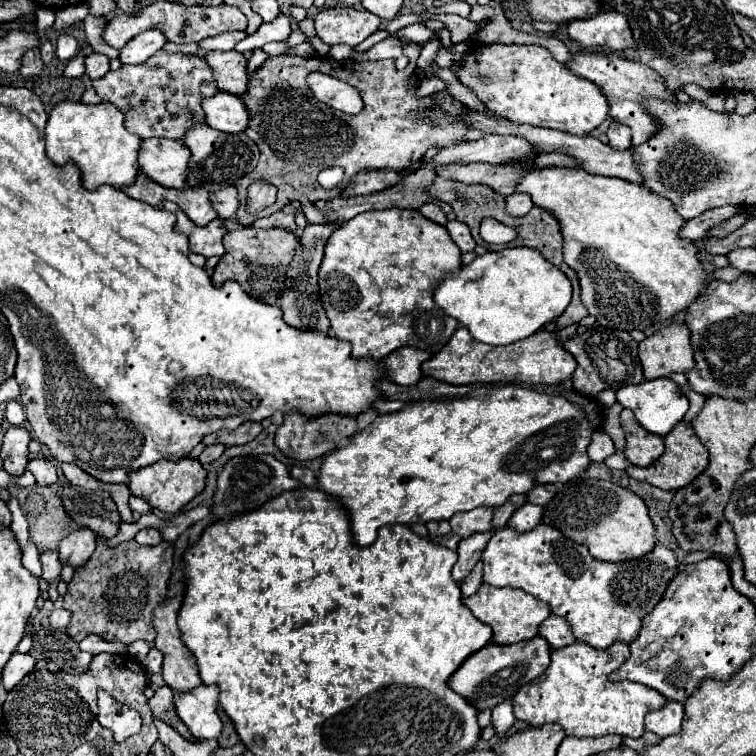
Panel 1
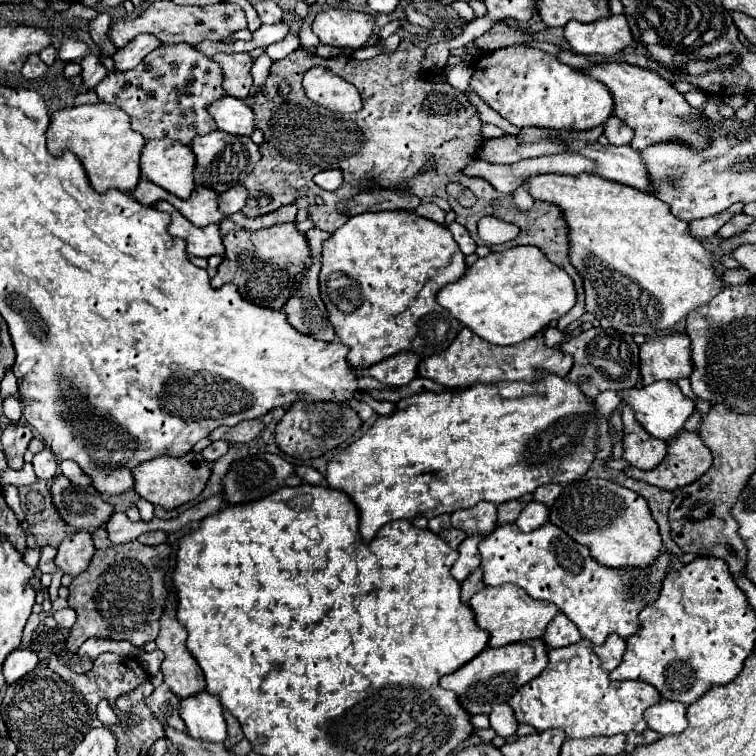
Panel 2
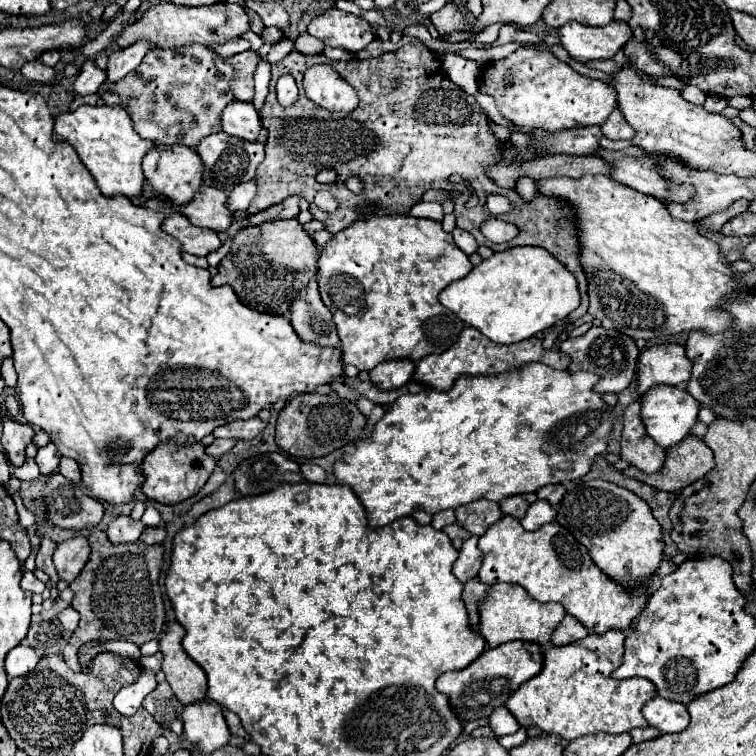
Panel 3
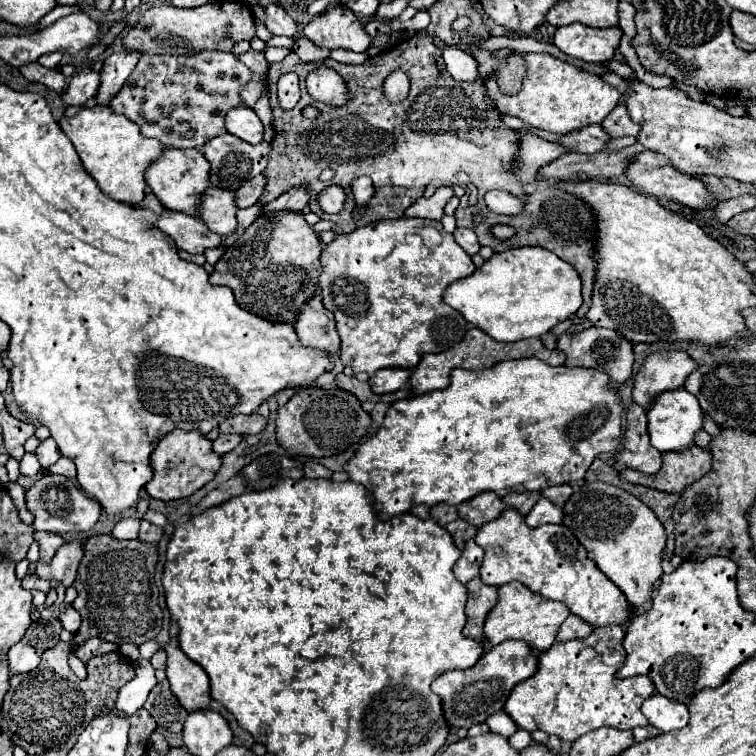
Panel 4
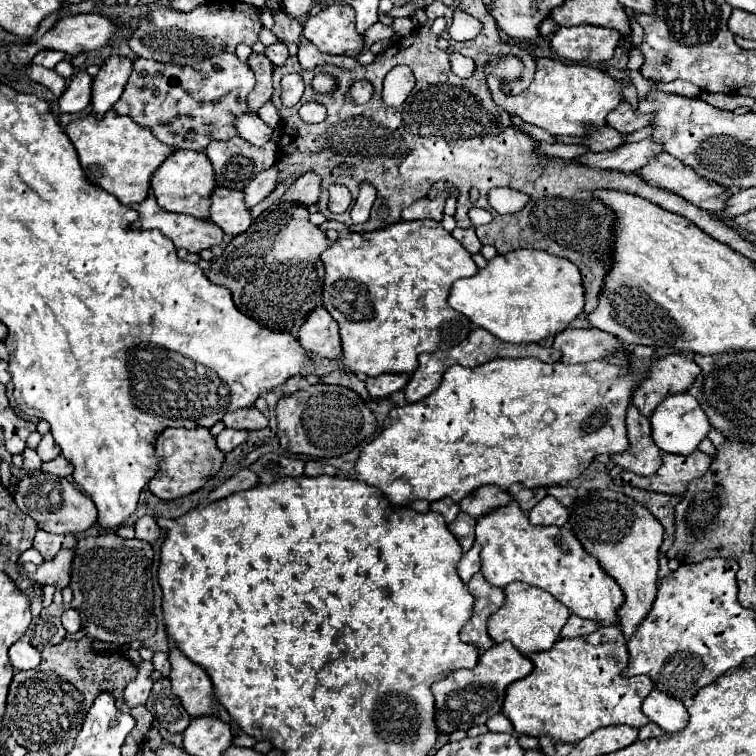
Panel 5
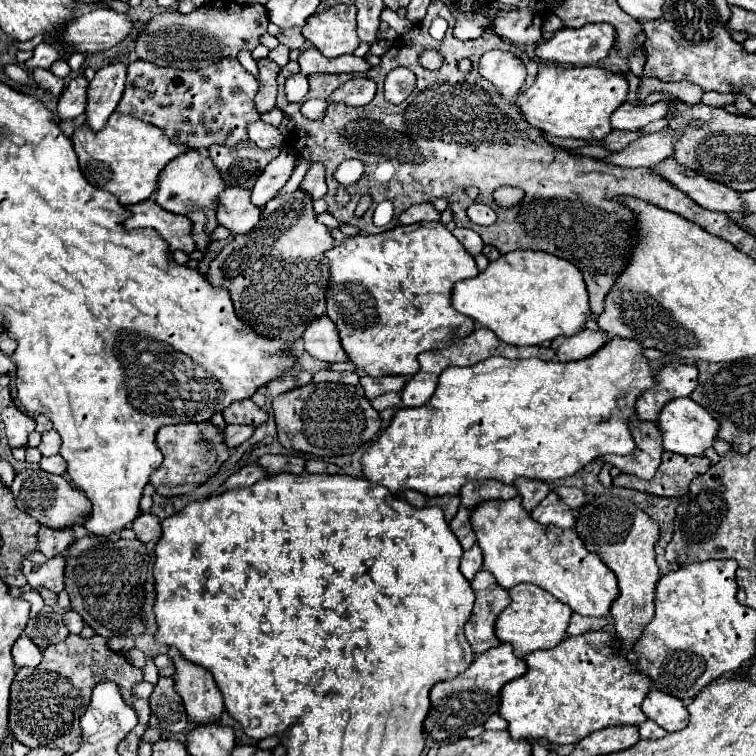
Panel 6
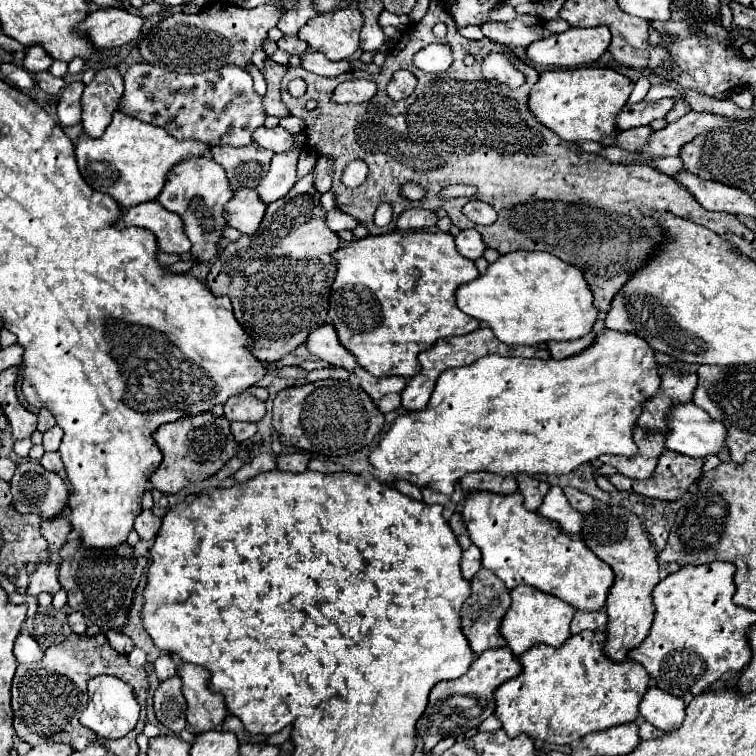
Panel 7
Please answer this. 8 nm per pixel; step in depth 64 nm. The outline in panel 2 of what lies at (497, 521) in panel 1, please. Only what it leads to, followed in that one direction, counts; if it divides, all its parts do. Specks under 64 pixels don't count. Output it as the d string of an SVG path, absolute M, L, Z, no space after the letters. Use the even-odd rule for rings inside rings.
M528 494L528 496L522 496L520 500L512 500L512 502L508 502L508 504L500 504L498 506L498 522L496 524L510 524L510 522L514 522L516 520L516 516L522 512L522 508L528 504L528 502L532 502L532 496Z

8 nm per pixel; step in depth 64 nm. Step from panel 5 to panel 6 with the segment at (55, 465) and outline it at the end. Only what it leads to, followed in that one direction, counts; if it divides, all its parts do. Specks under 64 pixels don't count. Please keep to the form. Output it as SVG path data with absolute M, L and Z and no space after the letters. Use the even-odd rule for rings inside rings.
M56 454L56 456L50 456L50 458L42 458L40 468L44 472L50 472L50 474L64 474L66 472L66 462L60 454Z

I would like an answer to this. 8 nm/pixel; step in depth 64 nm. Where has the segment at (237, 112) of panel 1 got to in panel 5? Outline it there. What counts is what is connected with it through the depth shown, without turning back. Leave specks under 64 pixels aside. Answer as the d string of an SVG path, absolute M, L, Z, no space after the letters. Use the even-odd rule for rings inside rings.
M244 112L244 114L236 116L234 128L240 138L244 138L246 142L250 142L254 146L264 146L272 134L272 128L268 128L254 112Z

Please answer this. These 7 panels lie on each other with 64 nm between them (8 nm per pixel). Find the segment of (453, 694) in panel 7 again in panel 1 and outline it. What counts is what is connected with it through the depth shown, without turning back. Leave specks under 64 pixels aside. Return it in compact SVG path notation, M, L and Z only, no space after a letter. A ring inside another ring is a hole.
M534 636L530 640L510 646L486 644L454 672L454 676L450 678L450 688L460 696L464 696L478 710L486 710L494 708L502 700L512 698L526 682L542 676L548 664L550 664L550 644L542 636Z

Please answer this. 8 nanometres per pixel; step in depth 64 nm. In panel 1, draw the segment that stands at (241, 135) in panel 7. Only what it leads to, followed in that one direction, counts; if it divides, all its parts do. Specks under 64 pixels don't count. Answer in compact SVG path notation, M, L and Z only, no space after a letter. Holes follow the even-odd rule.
M158 50L144 64L122 66L116 72L108 72L92 82L94 90L104 102L112 102L124 114L124 126L128 132L146 138L172 138L182 140L184 132L192 124L204 124L204 112L200 100L204 96L214 96L218 92L212 84L212 72L204 58L186 54L168 54Z

